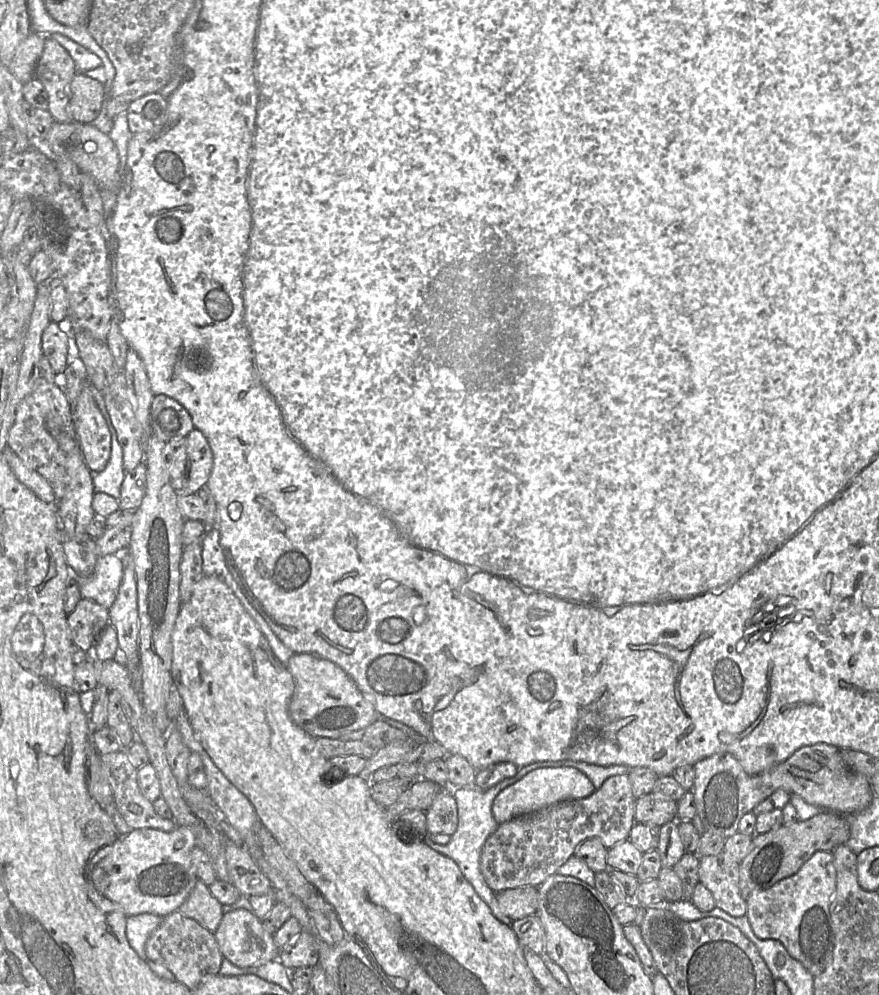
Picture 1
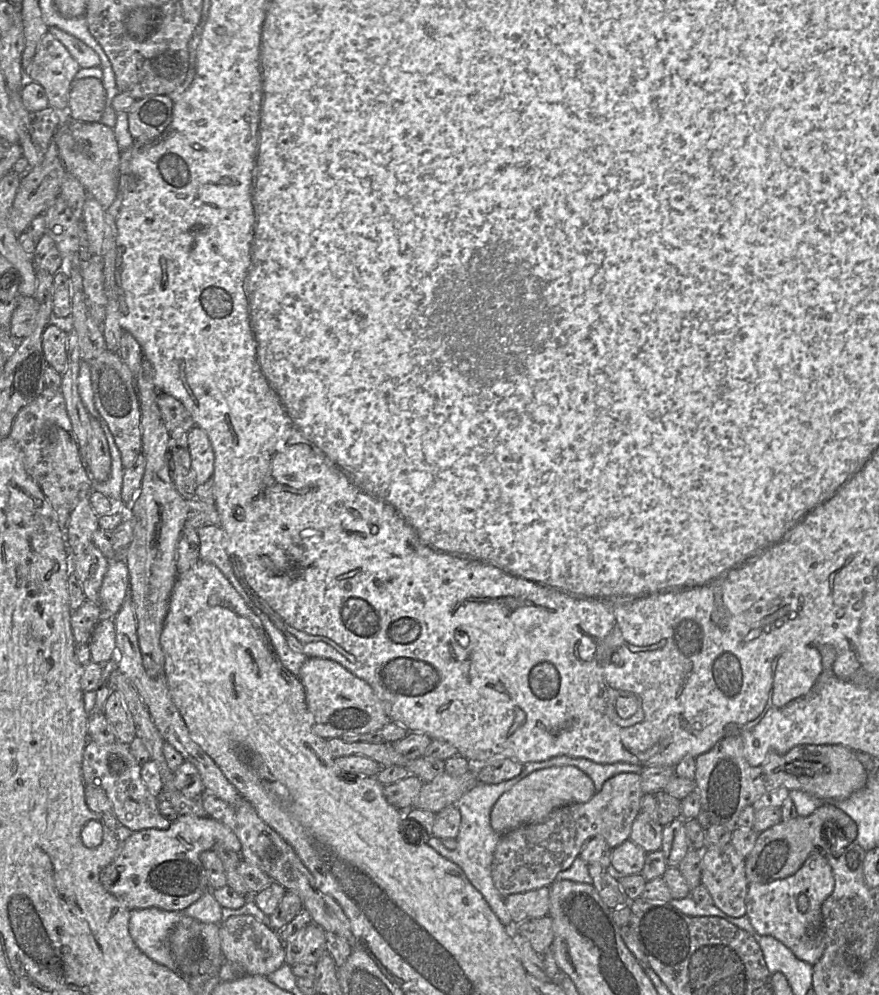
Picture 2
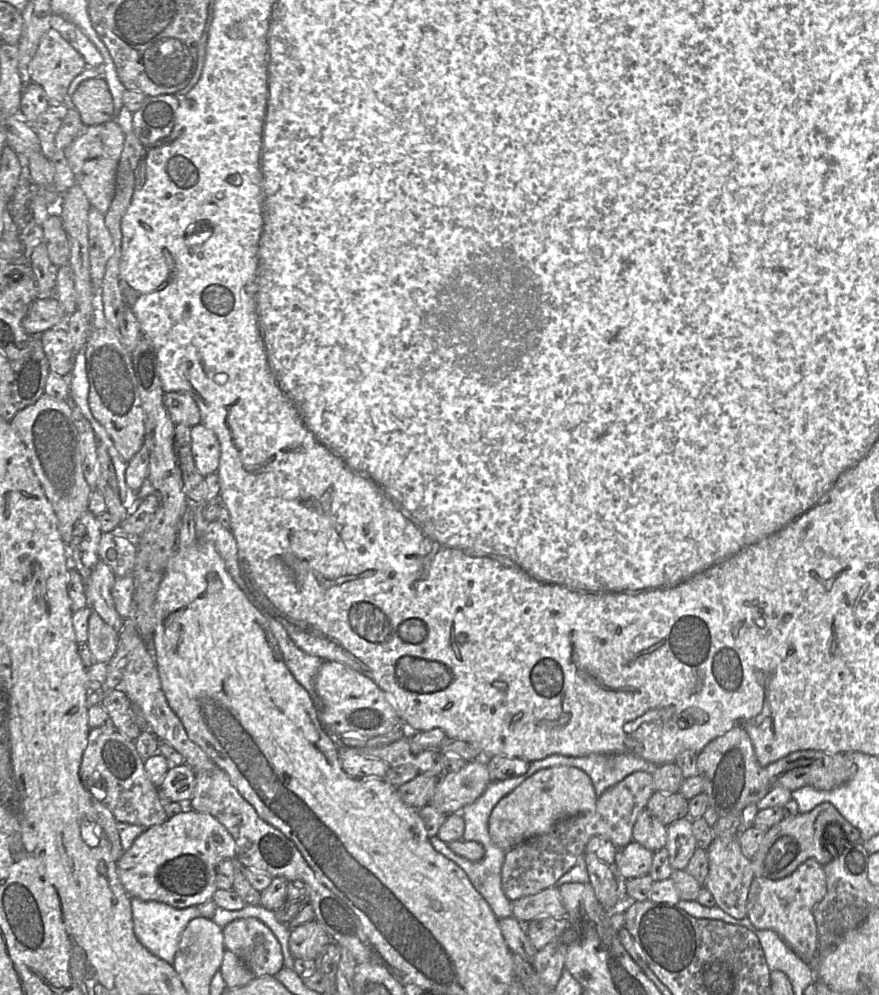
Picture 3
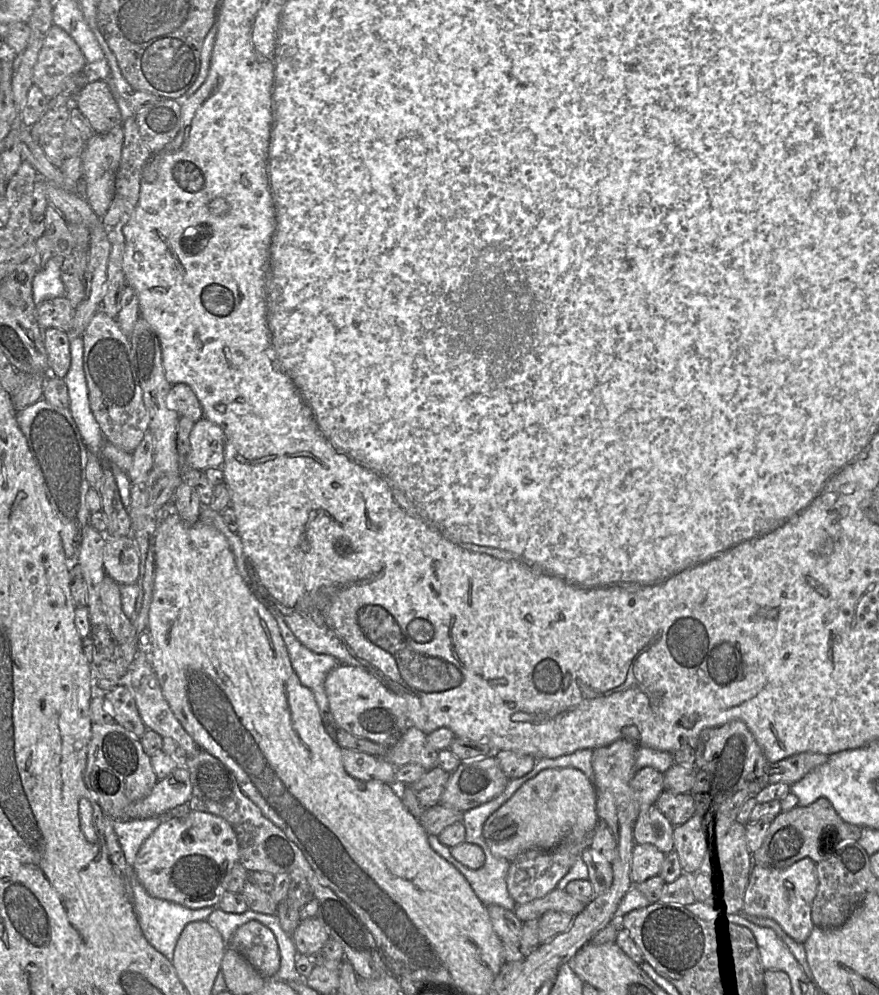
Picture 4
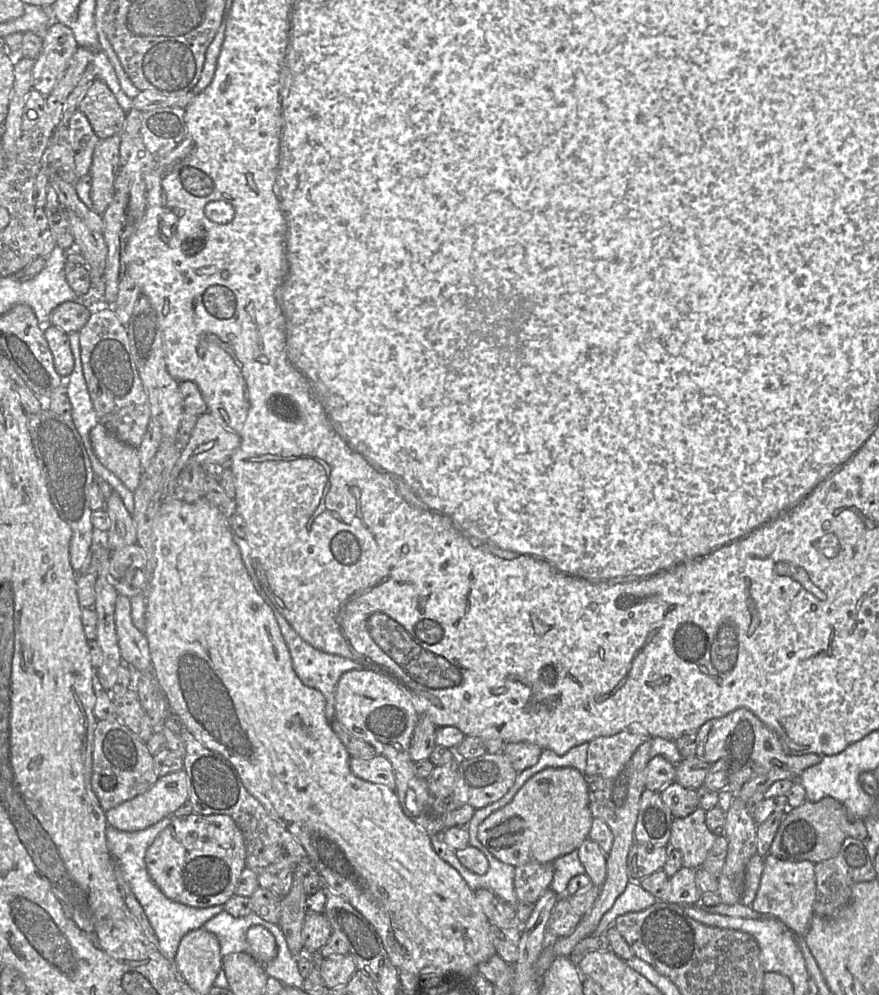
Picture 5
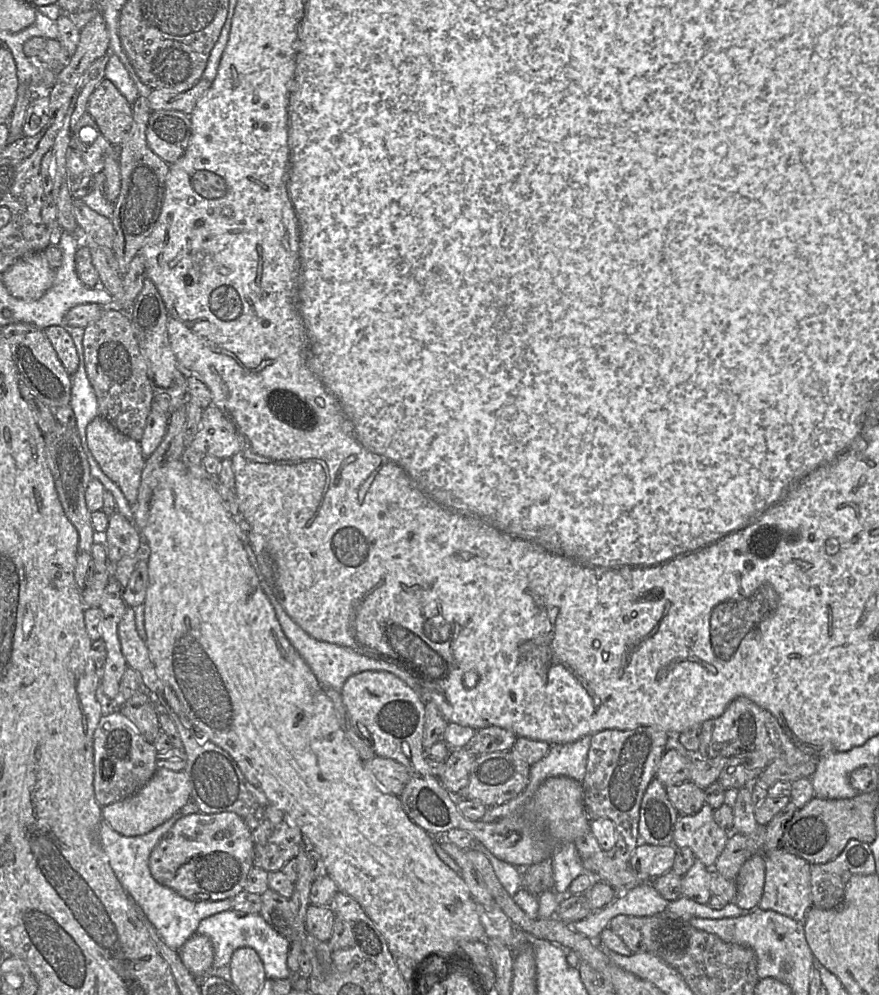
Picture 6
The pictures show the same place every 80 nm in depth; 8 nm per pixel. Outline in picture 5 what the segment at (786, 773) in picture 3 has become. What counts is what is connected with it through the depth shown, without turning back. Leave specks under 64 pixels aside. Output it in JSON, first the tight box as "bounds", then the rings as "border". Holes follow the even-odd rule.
{"bounds":[696,707,822,796],"border":[[[744,707],[723,717],[708,720],[698,729],[696,757],[710,765],[724,759],[728,766],[728,787],[725,790],[729,790],[735,796],[746,783],[772,770],[790,771],[798,779],[803,771],[818,764],[822,758],[813,753],[786,754],[779,736]]]}

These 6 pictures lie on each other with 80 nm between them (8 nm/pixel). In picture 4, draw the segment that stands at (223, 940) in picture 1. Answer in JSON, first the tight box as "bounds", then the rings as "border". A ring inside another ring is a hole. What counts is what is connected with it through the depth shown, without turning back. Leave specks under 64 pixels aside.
{"bounds":[229,920,279,979],"border":[[[252,920],[238,927],[229,948],[239,952],[266,979],[277,979],[279,946],[273,932],[262,923]]]}

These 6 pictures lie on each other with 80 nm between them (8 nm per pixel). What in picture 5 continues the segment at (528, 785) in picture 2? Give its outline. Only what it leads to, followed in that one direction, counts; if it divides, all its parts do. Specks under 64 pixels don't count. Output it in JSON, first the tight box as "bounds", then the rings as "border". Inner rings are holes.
{"bounds":[478,768,593,867],"border":[[[547,768],[531,777],[512,801],[492,813],[478,826],[478,839],[501,862],[514,867],[531,862],[552,863],[556,858],[578,850],[589,837],[593,816],[589,807],[589,790],[584,775],[575,768]]]}

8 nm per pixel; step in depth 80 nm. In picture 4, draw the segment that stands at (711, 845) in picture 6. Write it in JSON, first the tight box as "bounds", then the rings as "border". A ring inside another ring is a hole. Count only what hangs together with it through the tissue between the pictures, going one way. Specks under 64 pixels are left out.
{"bounds":[673,814,708,873],"border":[[[694,814],[673,828],[673,850],[677,852],[685,873],[698,872],[703,852],[708,845],[702,830],[702,816]]]}

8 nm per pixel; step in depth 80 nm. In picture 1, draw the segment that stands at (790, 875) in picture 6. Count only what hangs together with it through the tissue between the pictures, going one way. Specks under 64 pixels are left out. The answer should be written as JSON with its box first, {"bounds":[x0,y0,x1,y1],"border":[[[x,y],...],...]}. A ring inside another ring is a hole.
{"bounds":[746,851,836,977],"border":[[[816,851],[795,874],[770,888],[751,892],[746,900],[746,917],[758,938],[778,940],[789,955],[815,977],[832,959],[835,936],[829,905],[835,890],[836,869],[832,851]]]}

